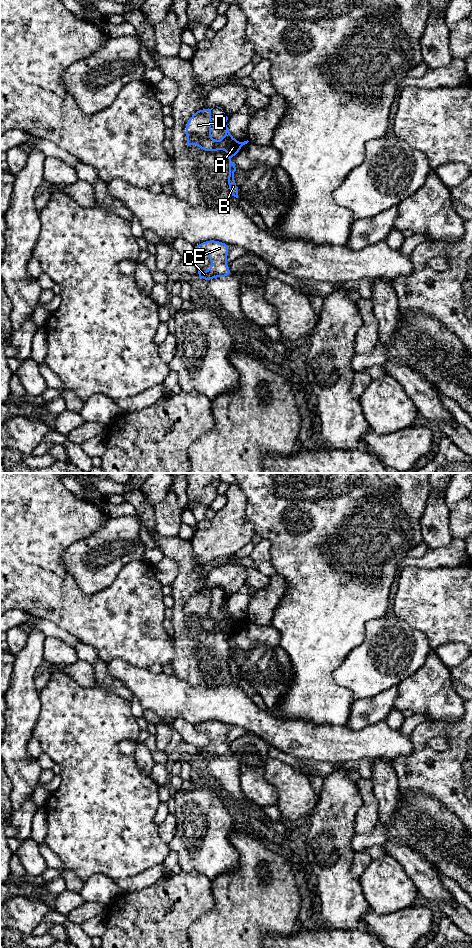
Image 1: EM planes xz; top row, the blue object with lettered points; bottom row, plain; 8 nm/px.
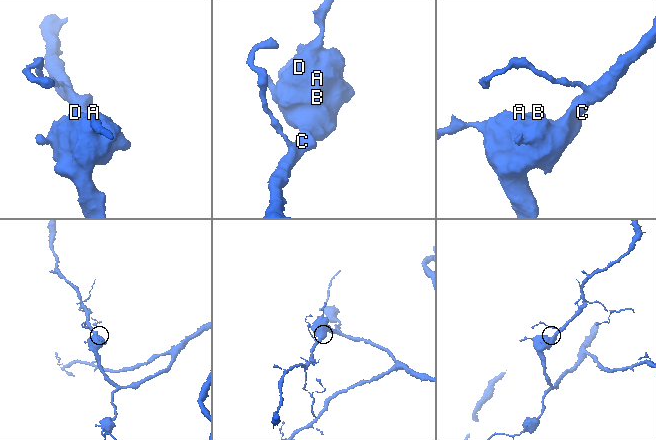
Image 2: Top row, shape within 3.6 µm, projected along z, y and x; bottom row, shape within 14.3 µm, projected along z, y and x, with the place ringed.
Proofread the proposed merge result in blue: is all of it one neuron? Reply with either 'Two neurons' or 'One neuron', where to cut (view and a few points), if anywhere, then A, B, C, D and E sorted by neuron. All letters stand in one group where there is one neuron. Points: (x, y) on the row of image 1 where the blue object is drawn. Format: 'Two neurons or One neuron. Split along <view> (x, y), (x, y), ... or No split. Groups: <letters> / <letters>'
One neuron. No split. Groups: A B C D E

